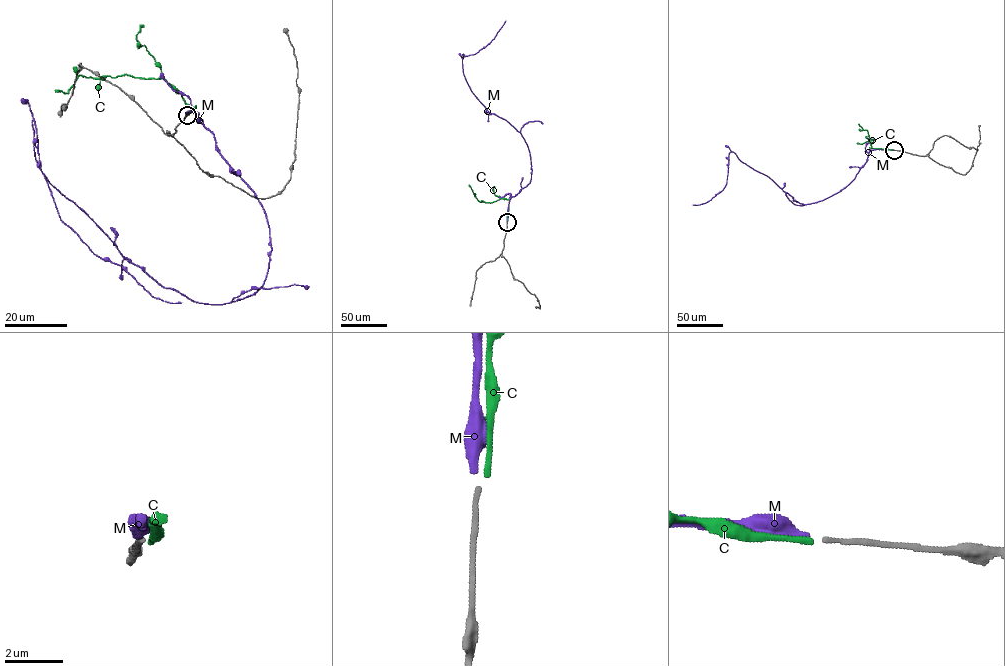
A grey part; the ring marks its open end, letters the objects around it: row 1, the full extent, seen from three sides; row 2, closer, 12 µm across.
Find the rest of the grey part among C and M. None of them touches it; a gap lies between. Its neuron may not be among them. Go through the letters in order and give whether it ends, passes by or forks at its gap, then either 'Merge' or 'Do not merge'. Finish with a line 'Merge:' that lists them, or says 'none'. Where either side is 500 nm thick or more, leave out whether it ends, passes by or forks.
C: It ends there. Do not merge
M: It ends there. Do not merge
Merge: none

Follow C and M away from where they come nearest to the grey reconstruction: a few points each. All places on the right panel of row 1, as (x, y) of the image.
C: (893, 150), (871, 148), (870, 139), (874, 138), (857, 143)
M: (893, 150), (871, 150), (845, 187), (803, 205), (731, 152), (725, 187), (692, 205)

